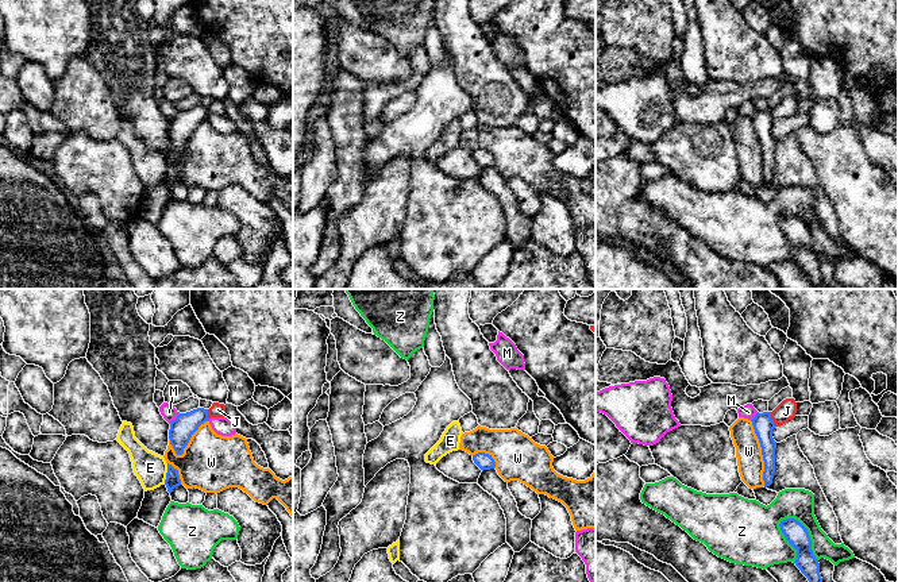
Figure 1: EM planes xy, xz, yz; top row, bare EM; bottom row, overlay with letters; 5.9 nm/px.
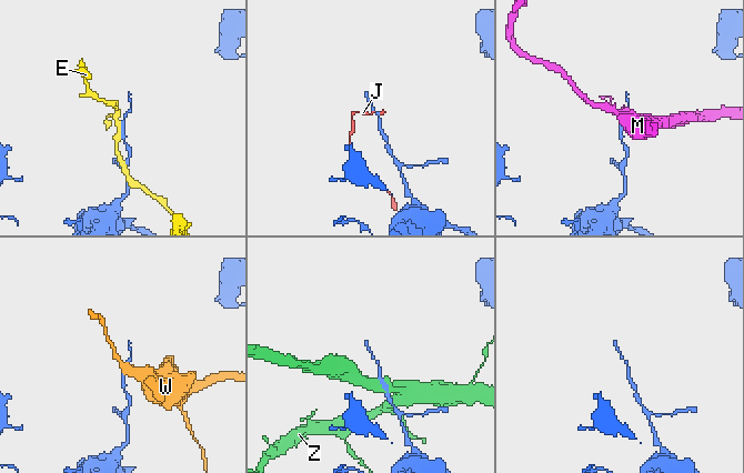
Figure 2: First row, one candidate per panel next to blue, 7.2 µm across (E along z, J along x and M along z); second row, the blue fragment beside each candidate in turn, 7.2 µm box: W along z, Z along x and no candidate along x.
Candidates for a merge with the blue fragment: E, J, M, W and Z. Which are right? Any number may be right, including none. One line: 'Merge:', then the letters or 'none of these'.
Merge: none of these

